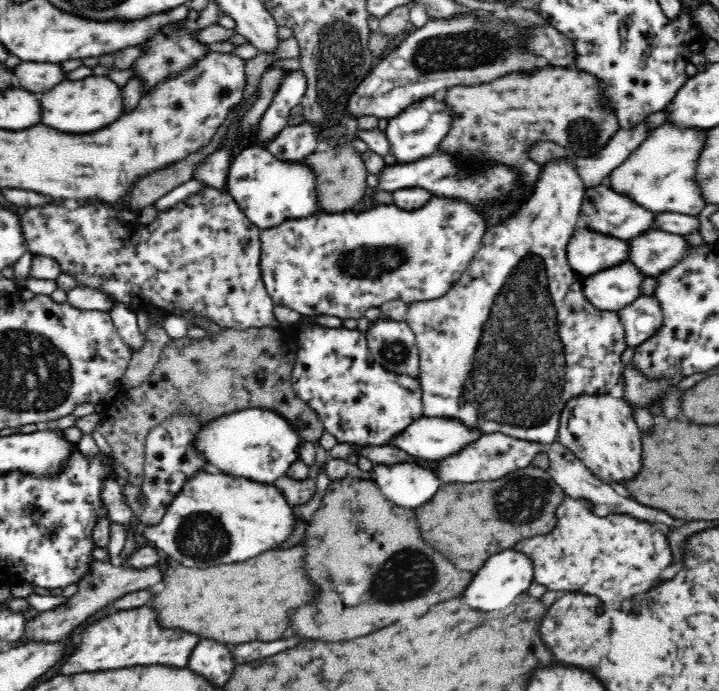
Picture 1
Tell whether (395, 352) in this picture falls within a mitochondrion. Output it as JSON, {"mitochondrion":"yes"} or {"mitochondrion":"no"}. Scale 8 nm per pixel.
{"mitochondrion":"yes"}

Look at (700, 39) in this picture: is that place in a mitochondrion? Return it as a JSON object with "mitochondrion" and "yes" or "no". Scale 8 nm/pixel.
{"mitochondrion":"no"}

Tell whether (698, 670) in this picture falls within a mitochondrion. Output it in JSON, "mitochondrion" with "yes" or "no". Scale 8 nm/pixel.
{"mitochondrion":"no"}

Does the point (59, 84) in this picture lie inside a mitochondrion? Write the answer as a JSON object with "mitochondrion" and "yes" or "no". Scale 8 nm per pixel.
{"mitochondrion":"no"}

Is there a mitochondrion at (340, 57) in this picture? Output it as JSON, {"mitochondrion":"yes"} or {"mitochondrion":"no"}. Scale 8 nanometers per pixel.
{"mitochondrion":"yes"}

